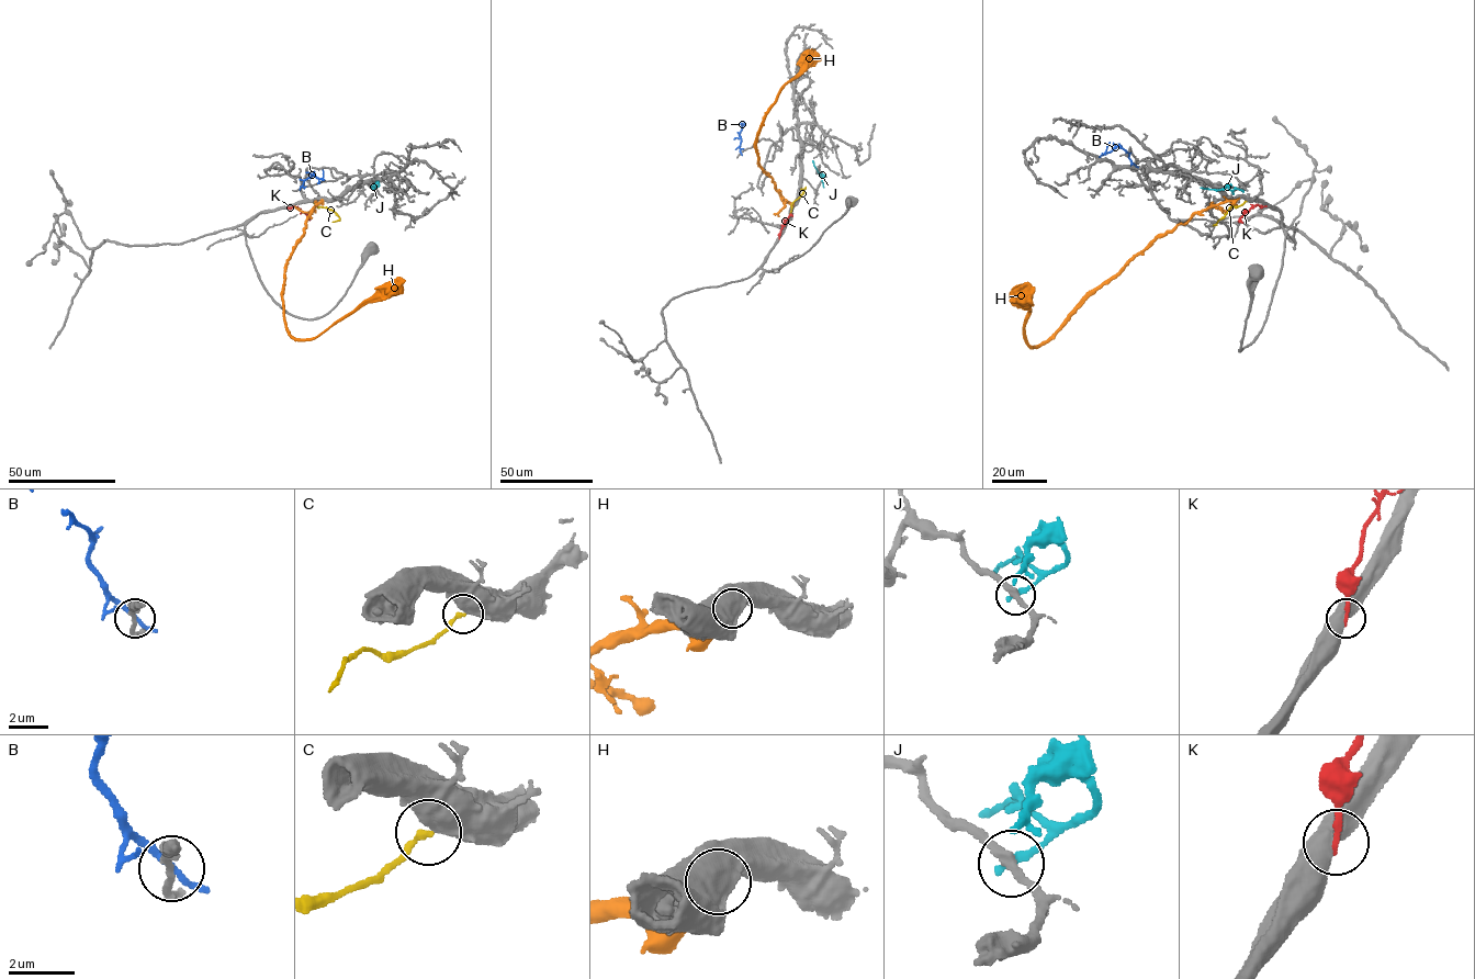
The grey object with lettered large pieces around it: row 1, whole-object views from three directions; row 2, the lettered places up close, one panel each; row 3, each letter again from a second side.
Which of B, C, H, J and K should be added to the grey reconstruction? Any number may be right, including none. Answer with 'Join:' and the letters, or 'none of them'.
Join: none of them

